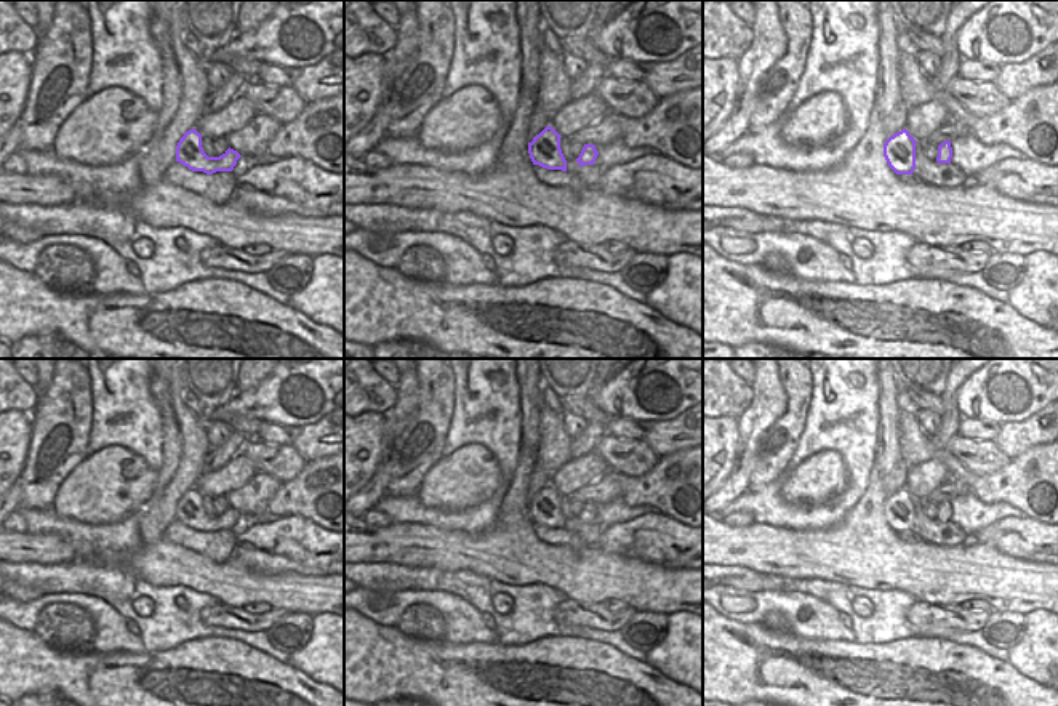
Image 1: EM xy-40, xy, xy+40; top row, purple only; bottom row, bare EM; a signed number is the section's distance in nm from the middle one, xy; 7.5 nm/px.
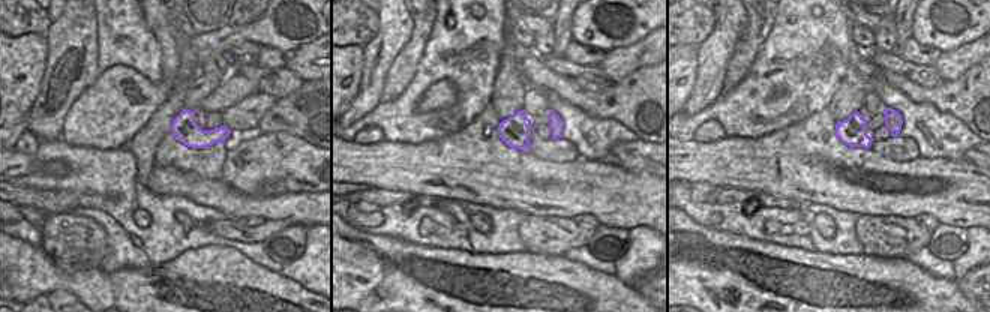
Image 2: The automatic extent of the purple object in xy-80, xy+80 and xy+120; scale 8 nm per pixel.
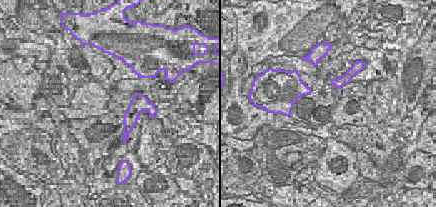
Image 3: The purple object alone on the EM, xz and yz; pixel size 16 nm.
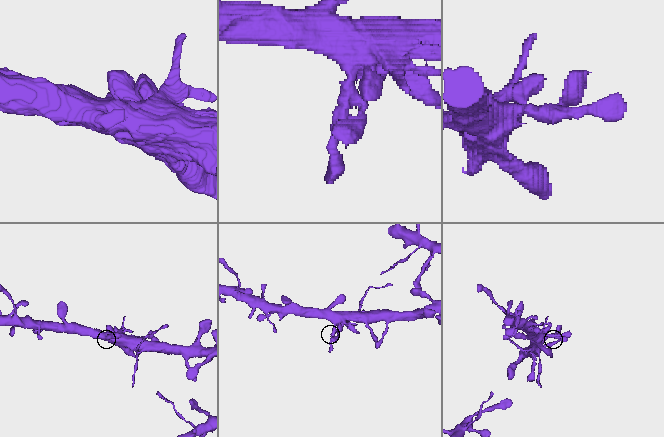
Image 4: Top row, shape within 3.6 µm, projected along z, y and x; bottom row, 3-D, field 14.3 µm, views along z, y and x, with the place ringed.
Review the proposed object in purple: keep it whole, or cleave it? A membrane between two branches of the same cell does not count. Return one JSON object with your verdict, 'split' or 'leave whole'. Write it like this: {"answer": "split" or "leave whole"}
{"answer": "leave whole"}

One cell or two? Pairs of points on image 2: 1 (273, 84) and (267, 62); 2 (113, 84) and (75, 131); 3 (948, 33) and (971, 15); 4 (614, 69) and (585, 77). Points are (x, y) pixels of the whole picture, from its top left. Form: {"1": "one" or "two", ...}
{"1": "two", "2": "one", "3": "one", "4": "two"}

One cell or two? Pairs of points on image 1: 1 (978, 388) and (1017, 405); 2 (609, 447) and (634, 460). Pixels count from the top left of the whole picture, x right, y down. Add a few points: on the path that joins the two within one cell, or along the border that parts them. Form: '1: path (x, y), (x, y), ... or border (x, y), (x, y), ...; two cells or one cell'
1: path (988, 393), (1004, 393), (1007, 396); one cell
2: path (615, 452), (623, 452), (628, 457); one cell

